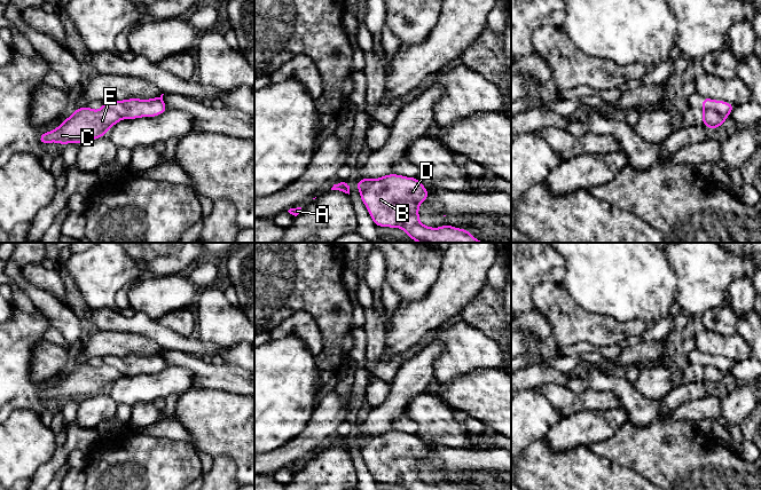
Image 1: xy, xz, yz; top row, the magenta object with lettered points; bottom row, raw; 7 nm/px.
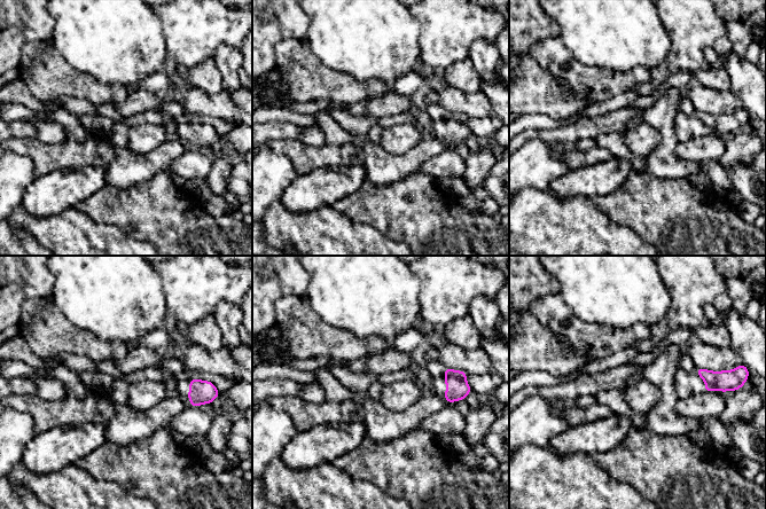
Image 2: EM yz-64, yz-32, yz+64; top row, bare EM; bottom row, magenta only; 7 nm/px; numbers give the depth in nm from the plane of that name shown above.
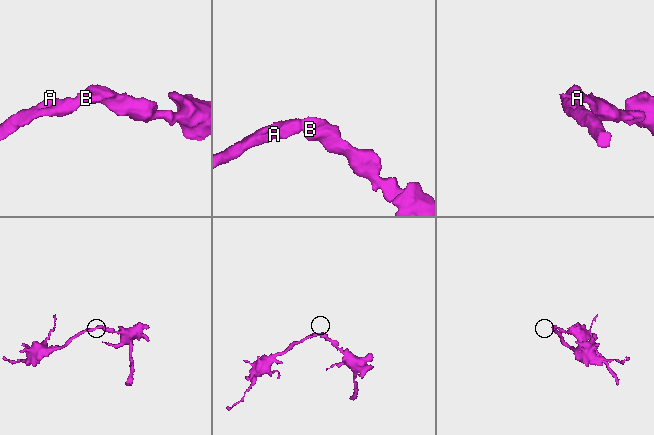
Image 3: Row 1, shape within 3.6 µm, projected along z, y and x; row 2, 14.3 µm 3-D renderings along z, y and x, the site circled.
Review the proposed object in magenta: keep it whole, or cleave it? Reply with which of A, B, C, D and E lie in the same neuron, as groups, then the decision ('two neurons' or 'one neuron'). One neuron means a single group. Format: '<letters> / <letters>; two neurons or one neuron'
A C E / B D; two neurons

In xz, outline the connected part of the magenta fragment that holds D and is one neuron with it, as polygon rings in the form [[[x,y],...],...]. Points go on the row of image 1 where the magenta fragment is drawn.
[[[391,173],[375,180],[366,177],[366,182],[360,197],[376,226],[400,228],[418,243],[484,243],[448,223],[439,228],[423,226],[418,208],[430,195],[416,177]]]

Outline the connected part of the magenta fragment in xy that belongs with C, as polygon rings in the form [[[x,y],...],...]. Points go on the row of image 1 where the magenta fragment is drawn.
[[[87,105],[77,108],[58,127],[50,132],[40,134],[39,141],[44,143],[84,143],[89,140],[97,140],[104,136],[113,125],[119,122],[121,117],[107,108],[93,110]]]

